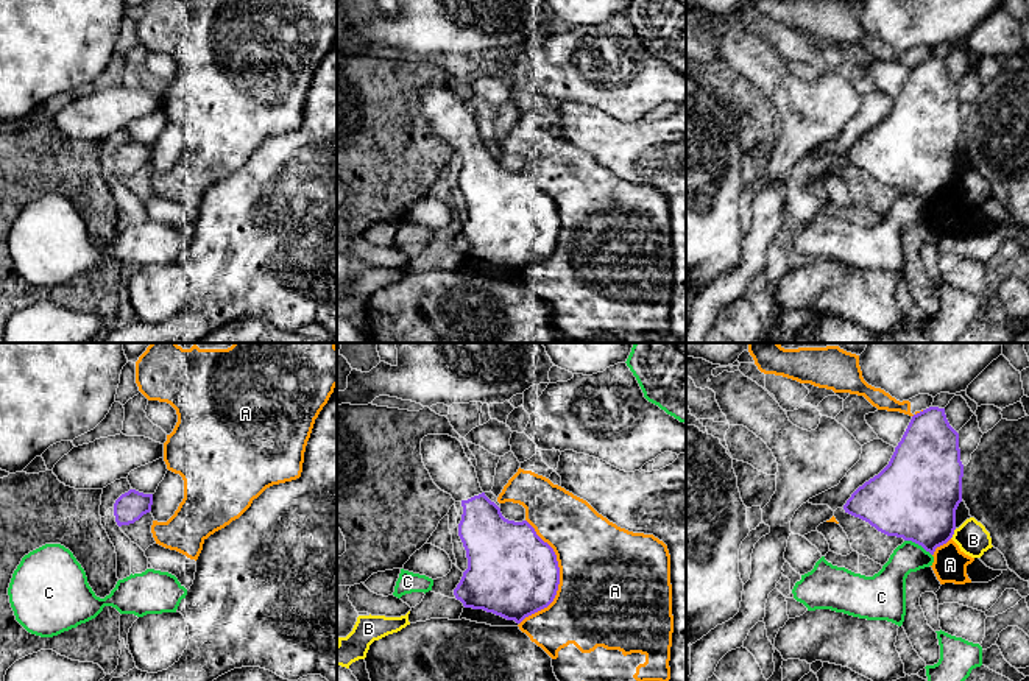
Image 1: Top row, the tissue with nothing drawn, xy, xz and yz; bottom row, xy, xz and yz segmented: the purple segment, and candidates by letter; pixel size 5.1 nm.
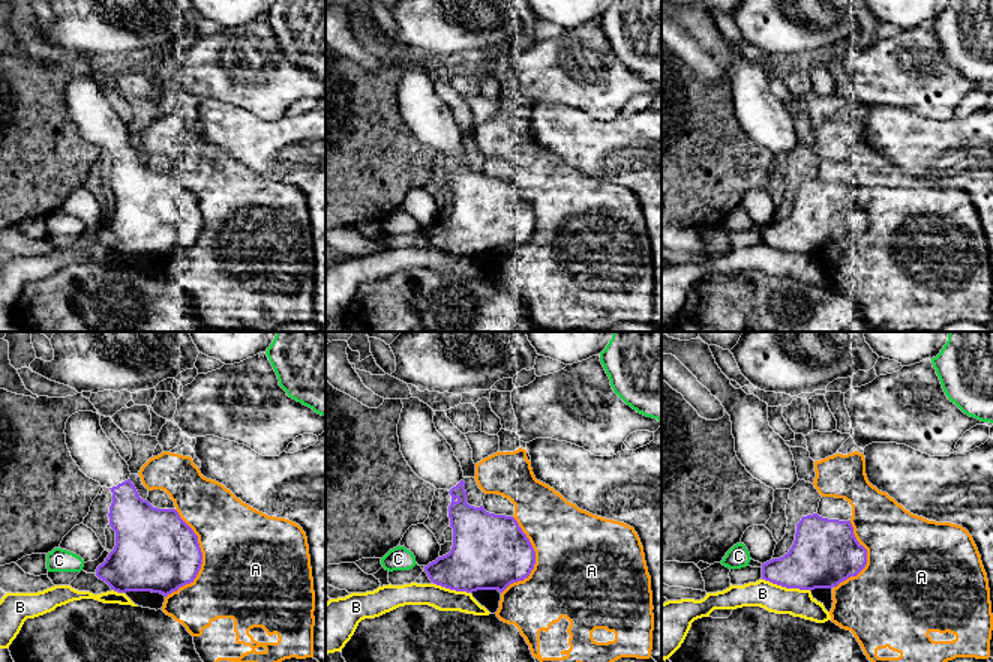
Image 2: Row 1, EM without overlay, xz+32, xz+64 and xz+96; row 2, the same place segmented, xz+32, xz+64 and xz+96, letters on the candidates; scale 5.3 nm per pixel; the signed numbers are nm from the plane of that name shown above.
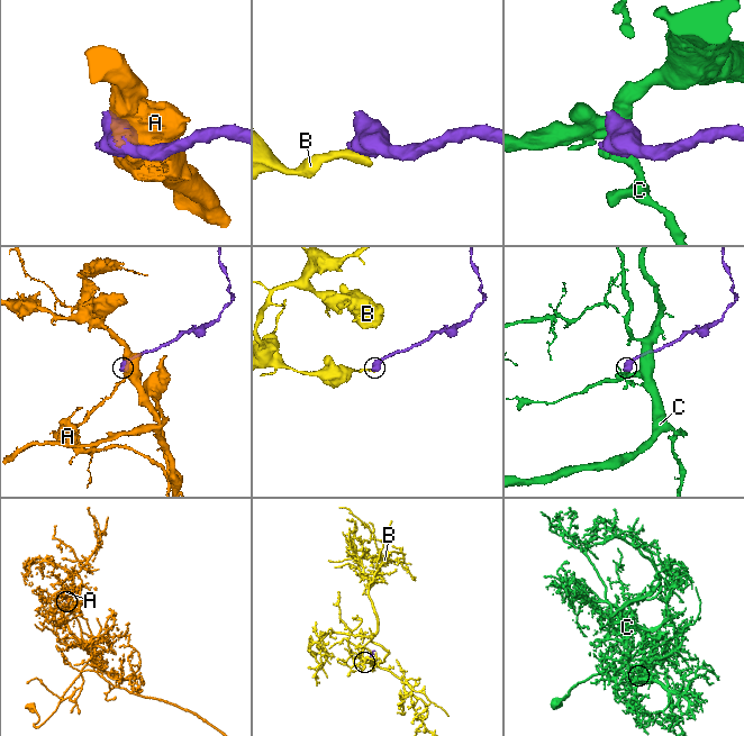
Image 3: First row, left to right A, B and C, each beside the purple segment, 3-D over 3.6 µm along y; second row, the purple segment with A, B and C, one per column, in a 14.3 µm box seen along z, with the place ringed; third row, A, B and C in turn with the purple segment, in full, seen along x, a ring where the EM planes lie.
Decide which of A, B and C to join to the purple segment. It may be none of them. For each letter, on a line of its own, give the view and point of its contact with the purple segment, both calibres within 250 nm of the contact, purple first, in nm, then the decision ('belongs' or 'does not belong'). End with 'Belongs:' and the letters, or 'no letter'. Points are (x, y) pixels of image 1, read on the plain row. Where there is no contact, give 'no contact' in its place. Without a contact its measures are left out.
A: contact xz (558, 228); calibres 460 and 500 nm; does not belong
B: contact yz (953, 184); calibres 420 and 170 nm; does not belong
C: contact yz (919, 195); calibres 440 and 160 nm; does not belong
Belongs: no letter

